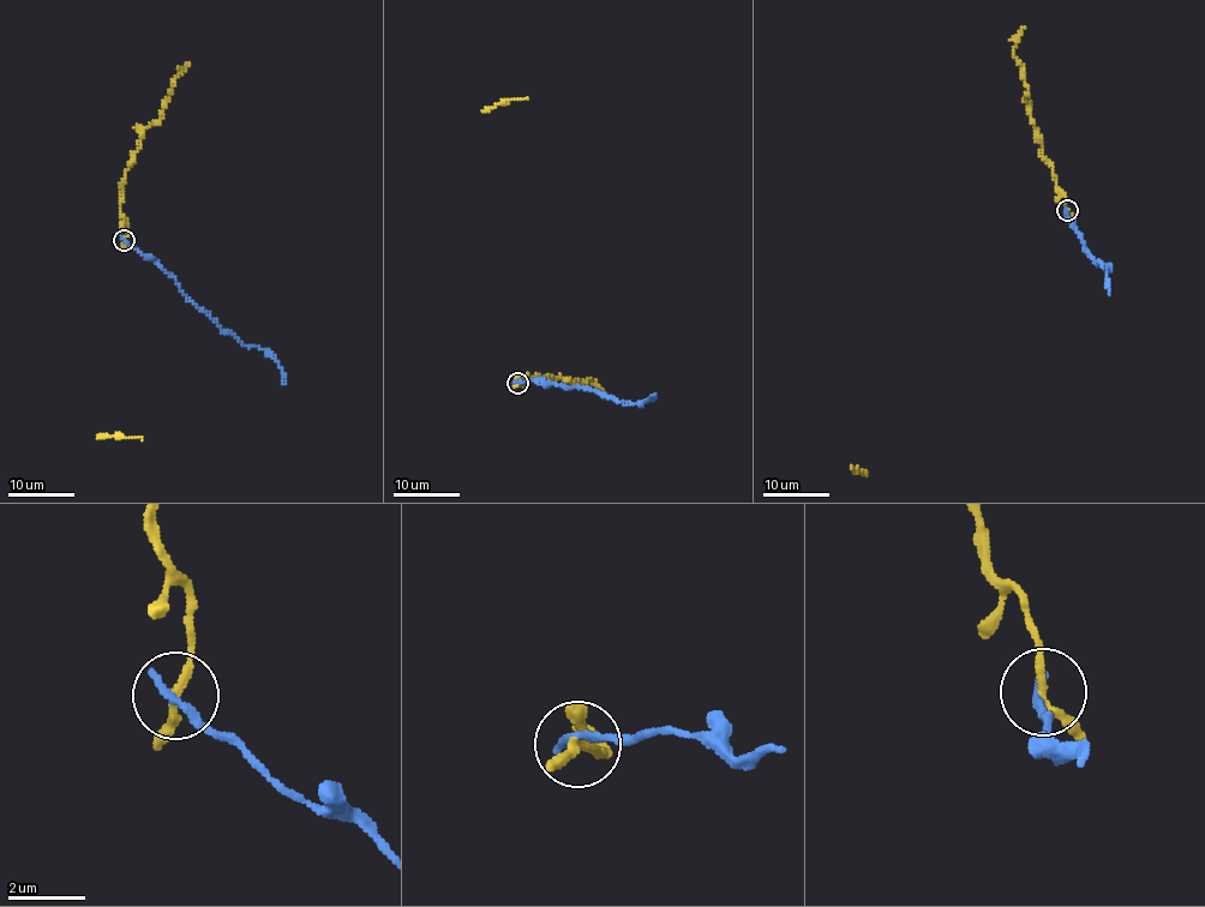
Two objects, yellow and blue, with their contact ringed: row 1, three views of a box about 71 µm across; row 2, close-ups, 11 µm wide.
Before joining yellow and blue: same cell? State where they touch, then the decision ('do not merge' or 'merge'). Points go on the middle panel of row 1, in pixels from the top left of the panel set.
(517, 383) | do not merge

